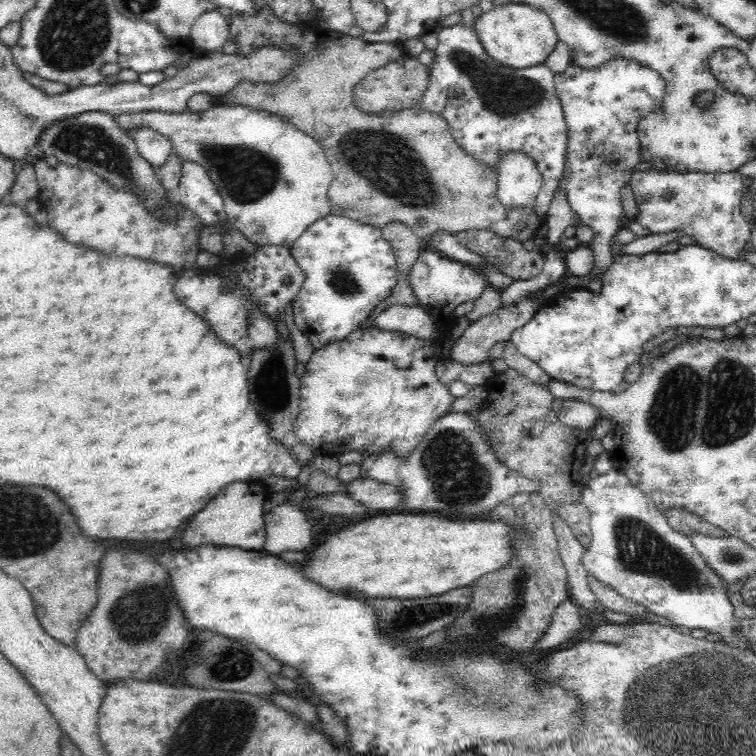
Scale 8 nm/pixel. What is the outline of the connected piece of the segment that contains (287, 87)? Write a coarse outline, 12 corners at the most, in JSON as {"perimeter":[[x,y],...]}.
{"perimeter":[[234,14],[237,54],[304,60],[214,104],[272,113],[319,142],[332,214],[538,236],[497,174],[417,106],[360,110],[393,43]]}

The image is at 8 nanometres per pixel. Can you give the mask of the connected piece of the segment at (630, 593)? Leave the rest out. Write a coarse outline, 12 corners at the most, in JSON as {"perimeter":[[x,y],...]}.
{"perimeter":[[612,468],[584,481],[588,573],[661,621],[746,644],[728,584]]}

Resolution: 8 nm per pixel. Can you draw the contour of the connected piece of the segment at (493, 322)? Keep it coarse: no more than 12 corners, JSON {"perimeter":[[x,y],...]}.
{"perimeter":[[529,296],[471,322],[448,350],[466,366],[536,314]]}

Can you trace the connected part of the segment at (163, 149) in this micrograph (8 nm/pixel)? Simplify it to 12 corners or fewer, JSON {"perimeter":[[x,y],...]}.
{"perimeter":[[152,128],[132,136],[142,158],[154,169],[171,156],[172,143]]}

